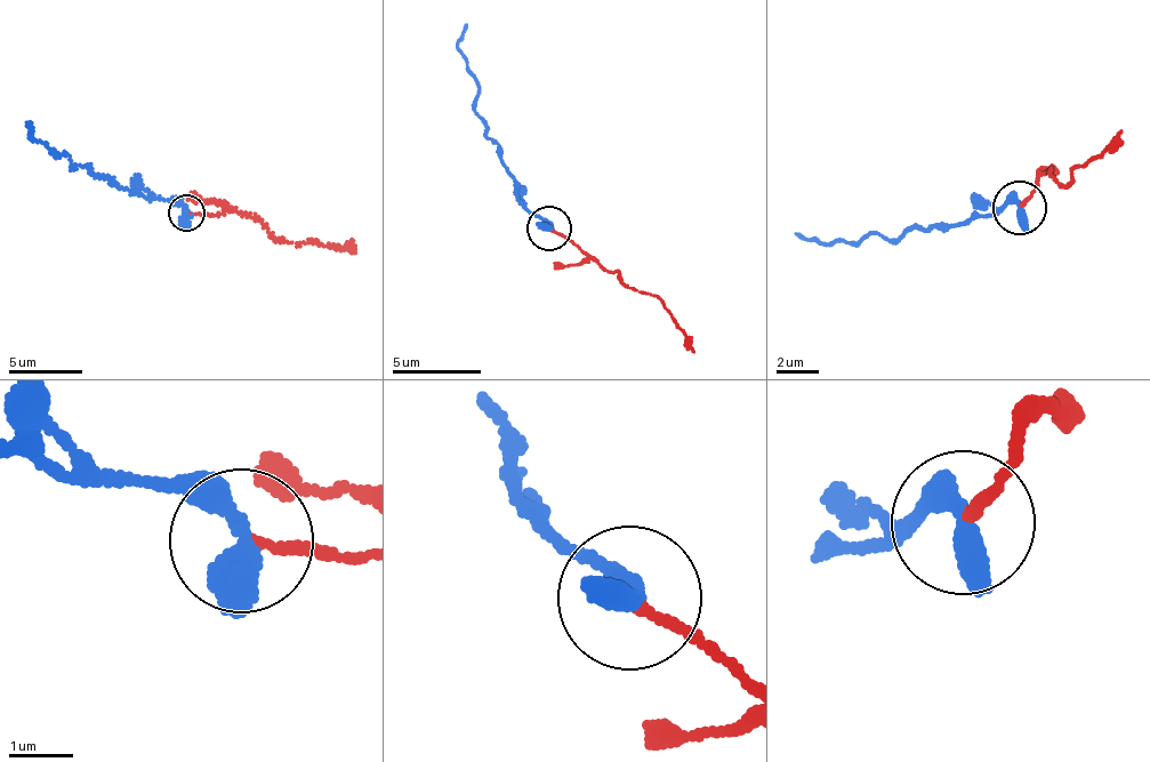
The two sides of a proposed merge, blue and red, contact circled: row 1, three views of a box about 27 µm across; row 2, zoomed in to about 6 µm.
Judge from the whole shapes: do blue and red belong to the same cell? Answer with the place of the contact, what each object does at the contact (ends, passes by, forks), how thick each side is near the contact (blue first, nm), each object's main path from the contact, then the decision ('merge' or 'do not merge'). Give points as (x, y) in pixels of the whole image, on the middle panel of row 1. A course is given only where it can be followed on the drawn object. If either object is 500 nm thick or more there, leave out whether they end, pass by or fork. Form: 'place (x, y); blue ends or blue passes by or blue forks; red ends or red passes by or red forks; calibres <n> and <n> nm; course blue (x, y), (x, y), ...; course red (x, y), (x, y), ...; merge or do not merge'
place (549, 227); calibres 550 and 160 nm; course blue (549, 226), (517, 198), (503, 146), (475, 110), (479, 80), (459, 38), (468, 25); course red (552, 227), (621, 281), (649, 293), (693, 351); merge

